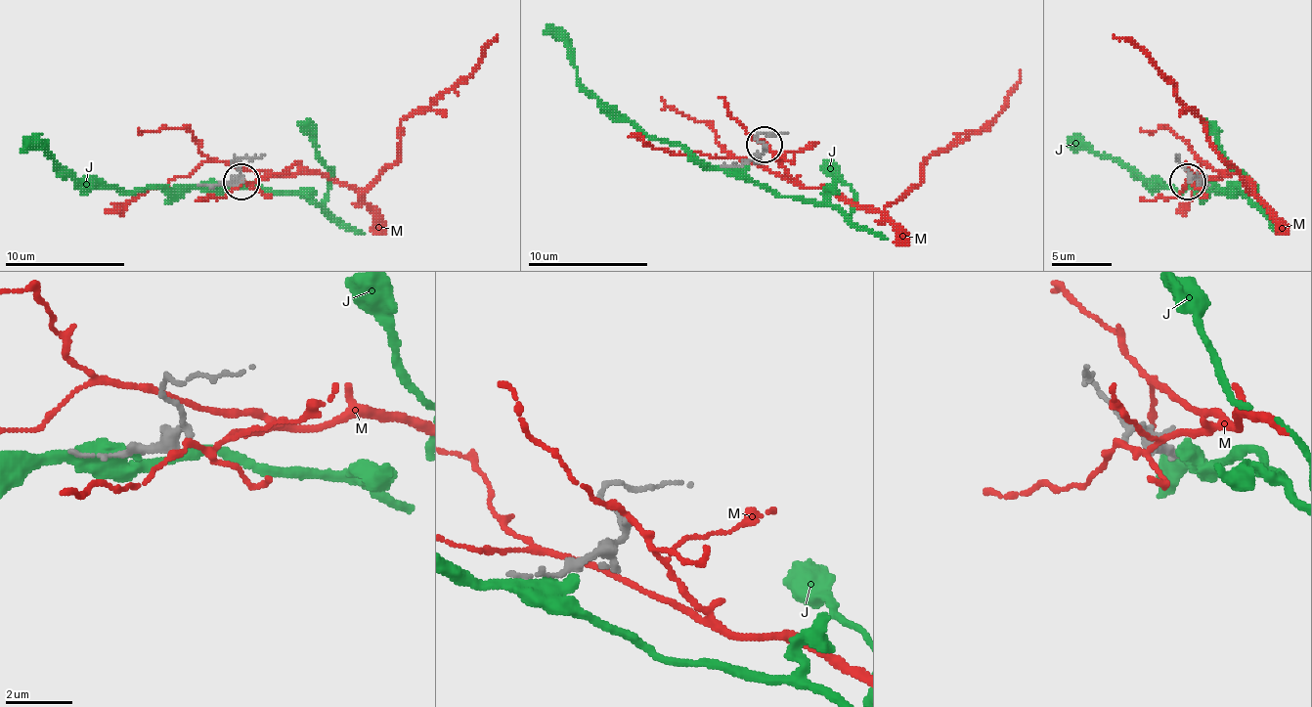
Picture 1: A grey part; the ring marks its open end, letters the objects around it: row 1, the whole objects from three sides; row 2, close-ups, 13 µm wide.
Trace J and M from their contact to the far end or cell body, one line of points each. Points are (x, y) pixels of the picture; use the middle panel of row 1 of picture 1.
J: (745, 166), (703, 166), (678, 145), (649, 139), (631, 121), (619, 121), (580, 82), (567, 46), (546, 24)
M: (766, 145), (806, 187), (884, 208), (920, 181), (932, 154), (977, 133), (1020, 69)

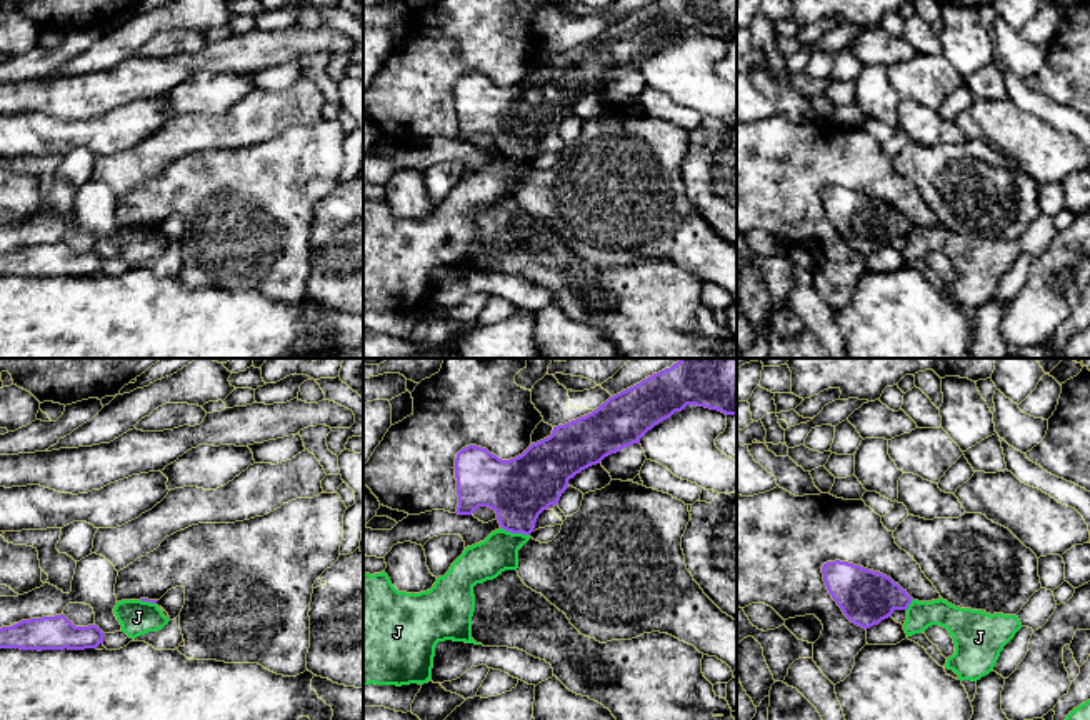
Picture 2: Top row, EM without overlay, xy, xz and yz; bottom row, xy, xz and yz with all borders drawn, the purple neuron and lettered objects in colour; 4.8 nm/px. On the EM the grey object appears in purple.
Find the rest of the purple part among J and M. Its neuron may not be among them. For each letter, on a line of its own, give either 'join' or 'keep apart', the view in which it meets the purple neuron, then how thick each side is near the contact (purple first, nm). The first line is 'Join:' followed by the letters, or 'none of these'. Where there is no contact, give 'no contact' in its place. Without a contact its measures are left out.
Join: none of these
J: keep apart; contact in xz; calibres 300 and 190 nm
M: keep apart; no contact

